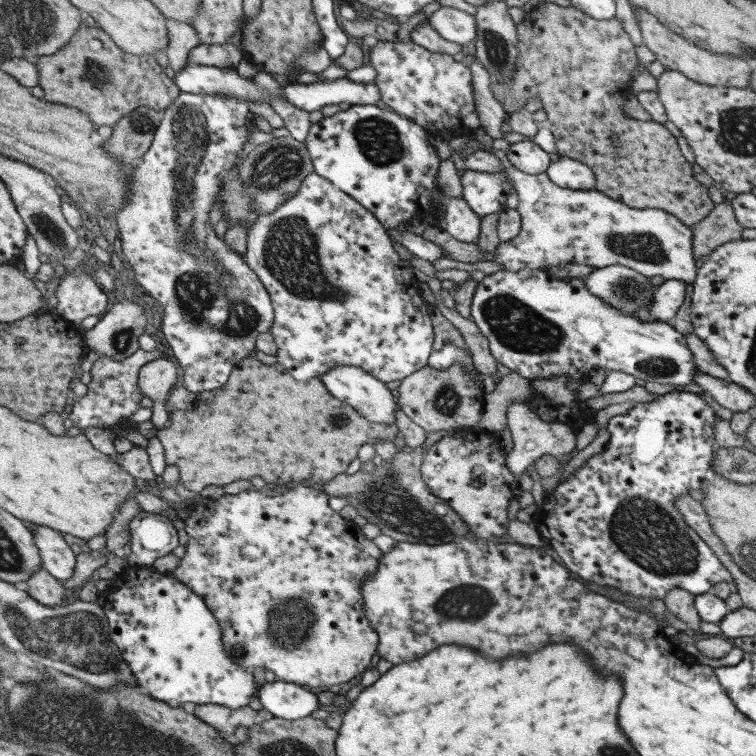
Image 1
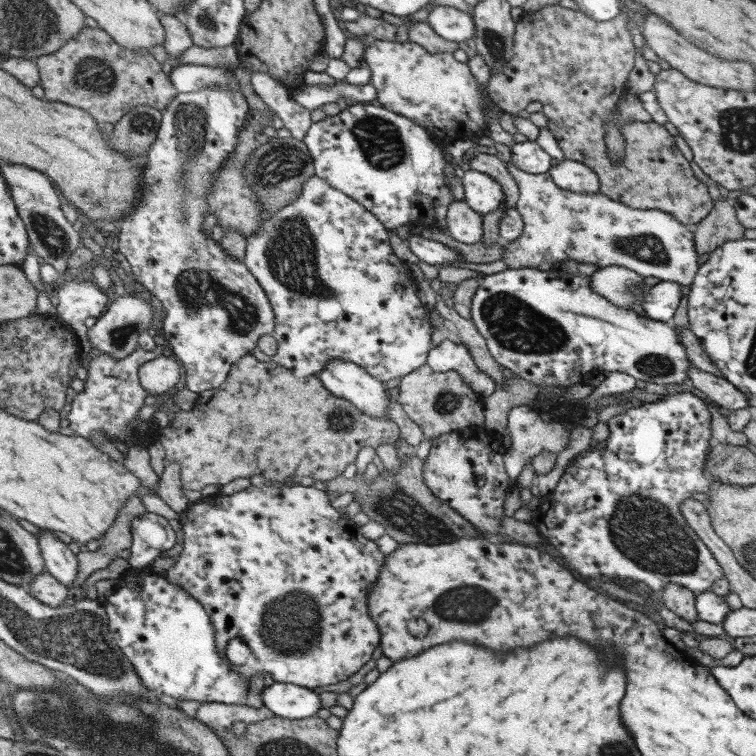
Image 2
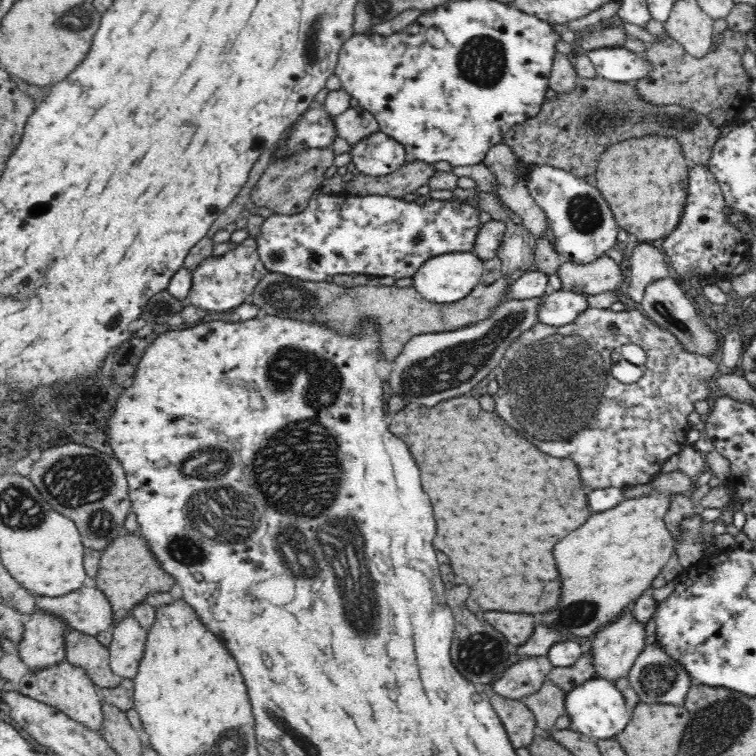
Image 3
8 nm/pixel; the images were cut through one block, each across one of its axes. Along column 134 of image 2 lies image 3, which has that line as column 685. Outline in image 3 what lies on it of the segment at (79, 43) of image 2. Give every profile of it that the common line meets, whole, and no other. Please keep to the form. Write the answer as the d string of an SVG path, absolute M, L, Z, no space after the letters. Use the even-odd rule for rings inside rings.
M729 27L723 32L719 47L712 41L710 50L700 58L688 54L677 40L665 36L659 38L657 43L649 44L642 54L652 63L653 70L647 77L634 80L634 85L646 102L682 105L704 115L716 127L734 125L752 96L752 78L742 67L742 54L745 50L746 32L736 32Z

